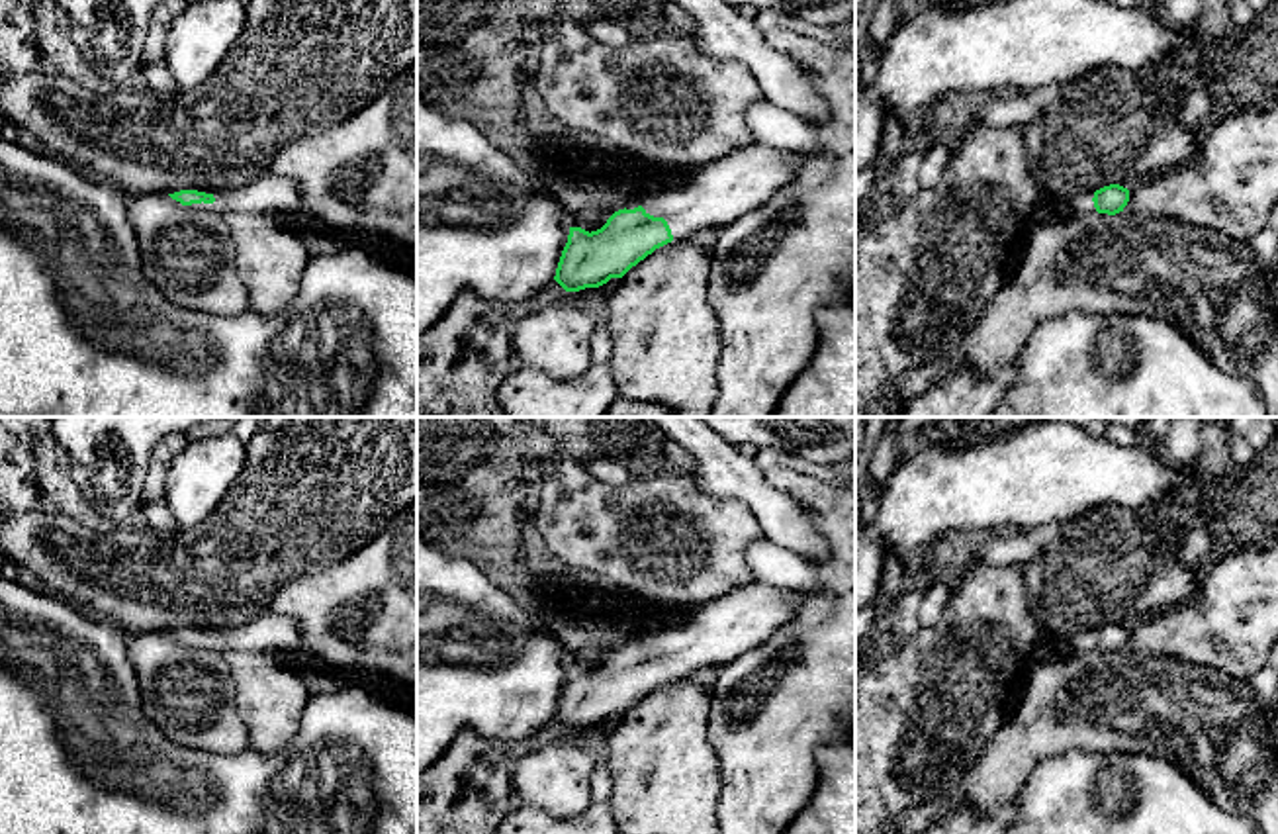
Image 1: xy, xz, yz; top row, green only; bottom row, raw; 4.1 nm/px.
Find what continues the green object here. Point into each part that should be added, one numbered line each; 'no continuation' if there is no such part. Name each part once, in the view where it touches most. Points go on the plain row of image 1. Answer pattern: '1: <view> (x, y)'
1: xz (711, 635)

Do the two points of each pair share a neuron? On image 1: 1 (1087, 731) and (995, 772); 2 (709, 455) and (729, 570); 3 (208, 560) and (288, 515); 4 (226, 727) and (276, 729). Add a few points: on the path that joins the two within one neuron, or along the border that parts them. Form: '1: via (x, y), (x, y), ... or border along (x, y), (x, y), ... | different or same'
1: via (1063, 731), (1036, 731), (1018, 748) | same
2: border along (689, 472), (711, 494), (740, 500), (758, 519) | different
3: via (228, 560), (241, 555), (269, 529) | same
4: border along (233, 682), (233, 701), (247, 729), (249, 746) | different

